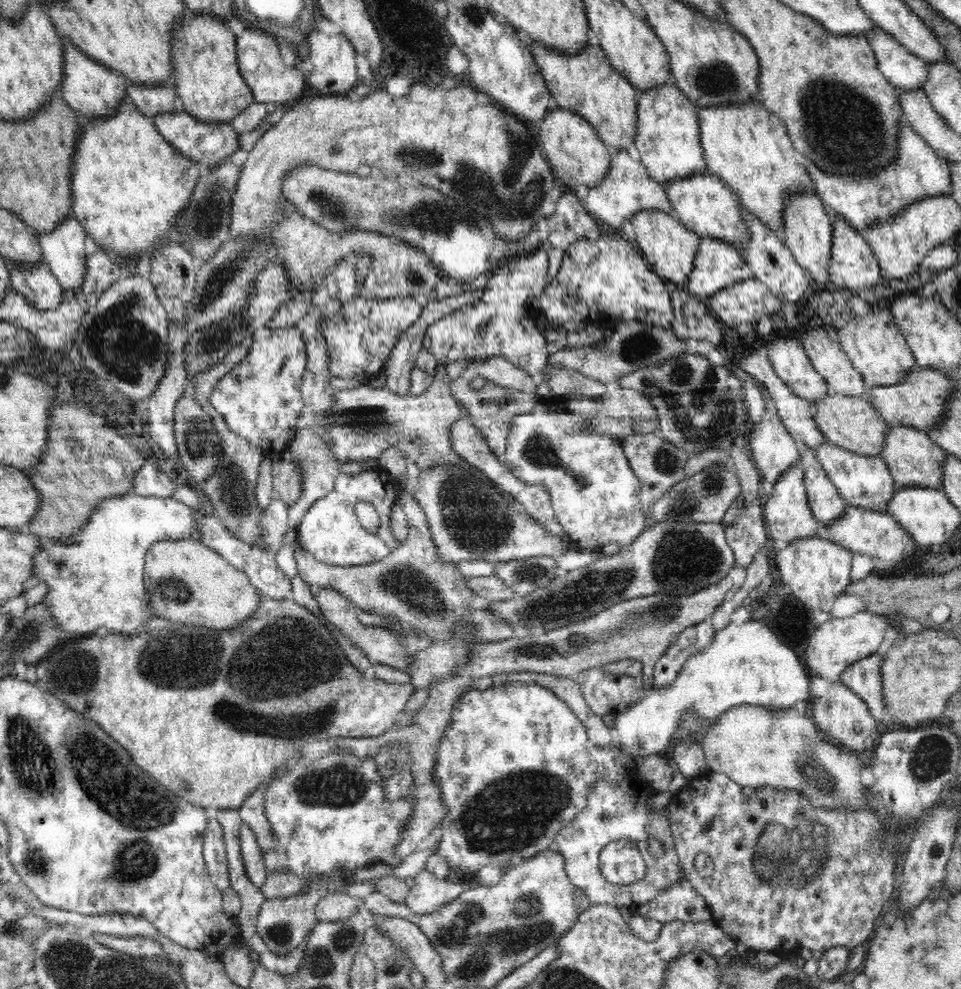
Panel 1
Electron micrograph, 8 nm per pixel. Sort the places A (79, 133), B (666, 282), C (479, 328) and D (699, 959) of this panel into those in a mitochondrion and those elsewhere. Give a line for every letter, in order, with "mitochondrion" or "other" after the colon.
A: other
B: other
C: mitochondrion
D: other

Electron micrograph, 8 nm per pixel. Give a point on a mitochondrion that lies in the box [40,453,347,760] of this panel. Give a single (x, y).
(88, 673)

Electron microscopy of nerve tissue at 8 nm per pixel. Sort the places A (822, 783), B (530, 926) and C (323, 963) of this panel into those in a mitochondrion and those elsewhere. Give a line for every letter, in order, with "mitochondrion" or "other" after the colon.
A: mitochondrion
B: mitochondrion
C: mitochondrion

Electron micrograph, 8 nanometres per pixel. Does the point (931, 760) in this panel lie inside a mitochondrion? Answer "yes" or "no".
yes

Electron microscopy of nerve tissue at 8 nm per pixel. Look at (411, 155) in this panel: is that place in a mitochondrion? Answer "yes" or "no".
yes

